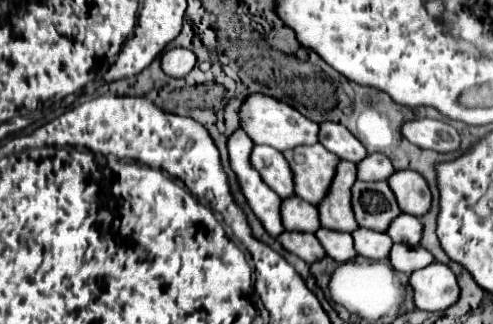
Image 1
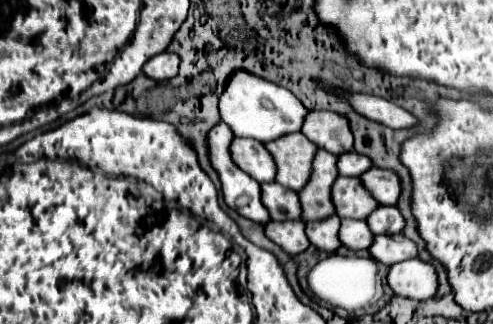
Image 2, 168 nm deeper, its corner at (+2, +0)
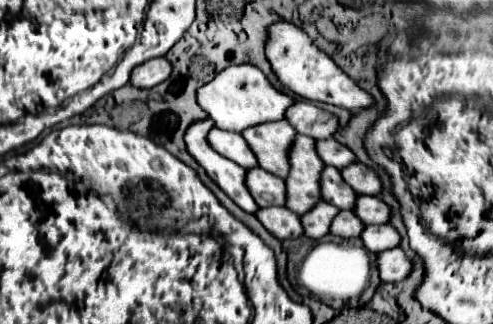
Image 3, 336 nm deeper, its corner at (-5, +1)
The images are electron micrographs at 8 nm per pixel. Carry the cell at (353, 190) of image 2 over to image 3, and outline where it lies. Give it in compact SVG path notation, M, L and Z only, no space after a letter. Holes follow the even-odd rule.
M323 168L323 176L319 176L319 186L323 190L323 200L341 208L341 210L353 210L355 206L355 190L351 190L337 168Z

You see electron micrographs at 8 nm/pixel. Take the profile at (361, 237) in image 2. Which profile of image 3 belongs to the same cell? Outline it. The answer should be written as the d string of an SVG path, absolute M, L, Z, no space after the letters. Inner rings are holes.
M339 210L339 214L335 216L331 224L331 234L341 236L341 238L357 238L361 230L363 230L363 222L353 212Z

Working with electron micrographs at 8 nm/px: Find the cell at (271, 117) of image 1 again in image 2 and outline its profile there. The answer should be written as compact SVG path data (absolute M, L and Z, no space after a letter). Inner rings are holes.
M238 71L234 73L226 89L220 97L220 115L226 125L230 125L236 137L250 137L262 143L276 141L276 137L284 137L288 133L298 133L304 125L304 117L308 109L284 87L278 87L266 79L254 77L250 73Z

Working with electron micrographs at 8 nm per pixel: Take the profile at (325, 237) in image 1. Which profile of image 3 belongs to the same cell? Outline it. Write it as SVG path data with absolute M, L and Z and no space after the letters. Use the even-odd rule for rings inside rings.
M319 200L319 204L315 204L315 208L311 208L311 212L307 212L307 216L301 216L301 224L303 224L303 234L309 238L323 238L325 234L329 234L329 226L333 222L333 218L337 216L339 208L335 208L333 204L327 204L325 200Z

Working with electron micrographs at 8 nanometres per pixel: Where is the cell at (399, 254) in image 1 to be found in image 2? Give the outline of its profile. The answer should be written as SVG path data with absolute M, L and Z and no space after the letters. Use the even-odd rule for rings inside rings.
M380 235L380 237L374 237L370 255L376 261L390 267L394 263L414 259L418 255L418 249L416 249L416 243L404 235Z

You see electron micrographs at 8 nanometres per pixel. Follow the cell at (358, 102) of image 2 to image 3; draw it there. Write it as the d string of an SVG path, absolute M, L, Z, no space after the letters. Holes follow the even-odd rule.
M281 20L281 22L271 24L271 28L267 28L265 56L267 56L267 62L271 64L271 70L277 76L277 80L287 90L291 90L307 100L333 104L333 106L347 108L347 110L359 110L359 108L373 104L373 98L365 90L361 90L323 50L313 46L311 38L299 26L291 24L291 22Z

